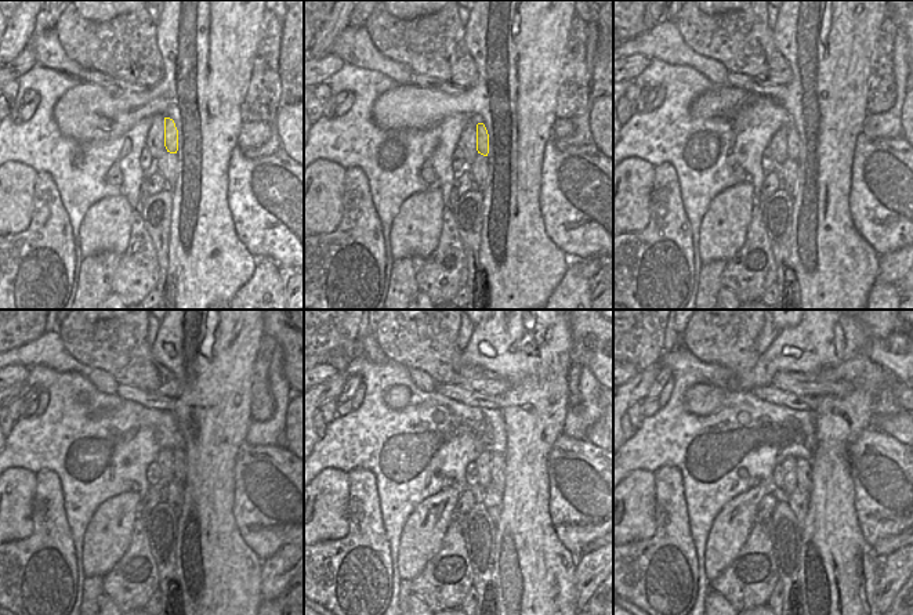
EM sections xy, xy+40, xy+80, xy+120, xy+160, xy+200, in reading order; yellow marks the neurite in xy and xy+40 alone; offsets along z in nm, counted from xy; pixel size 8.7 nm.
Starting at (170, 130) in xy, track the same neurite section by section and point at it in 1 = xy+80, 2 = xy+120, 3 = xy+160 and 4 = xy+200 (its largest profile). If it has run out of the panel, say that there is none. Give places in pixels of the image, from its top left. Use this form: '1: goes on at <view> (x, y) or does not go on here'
1: goes on at xy+80 (793, 140)
2: goes on at xy+120 (178, 455)
3: goes on at xy+160 (497, 471)
4: goes on at xy+200 (805, 485)

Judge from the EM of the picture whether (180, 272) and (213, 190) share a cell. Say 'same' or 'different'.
same

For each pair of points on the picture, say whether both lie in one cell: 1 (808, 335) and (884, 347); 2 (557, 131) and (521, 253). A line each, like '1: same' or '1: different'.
1: different
2: different

